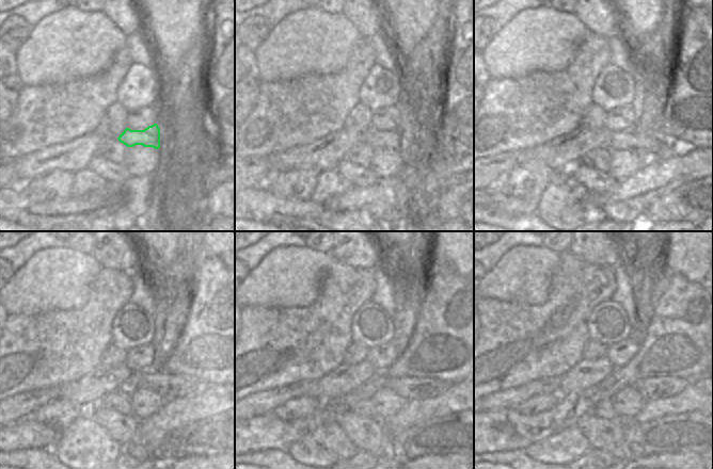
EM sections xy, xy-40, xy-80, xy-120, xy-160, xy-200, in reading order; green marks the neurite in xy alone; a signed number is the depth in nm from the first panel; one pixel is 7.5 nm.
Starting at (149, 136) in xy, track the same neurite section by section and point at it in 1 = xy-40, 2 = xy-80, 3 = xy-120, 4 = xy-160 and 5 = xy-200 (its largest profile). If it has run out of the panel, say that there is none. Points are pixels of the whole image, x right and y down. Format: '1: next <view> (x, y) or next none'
1: next xy-40 (376, 139)
2: next xy-80 (649, 147)
3: next xy-120 (169, 386)
4: next xy-160 (409, 388)
5: next xy-200 (651, 388)

